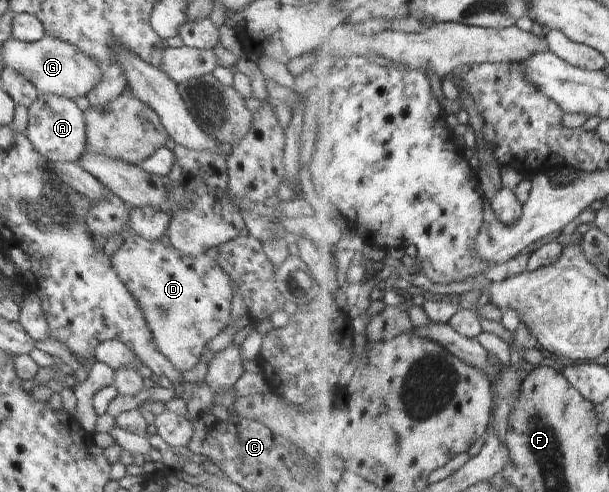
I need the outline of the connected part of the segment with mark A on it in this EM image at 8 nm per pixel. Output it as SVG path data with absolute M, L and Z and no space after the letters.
M41 94L28 108L28 126L24 134L50 163L76 162L87 152L86 126L83 111L74 100L56 94Z

